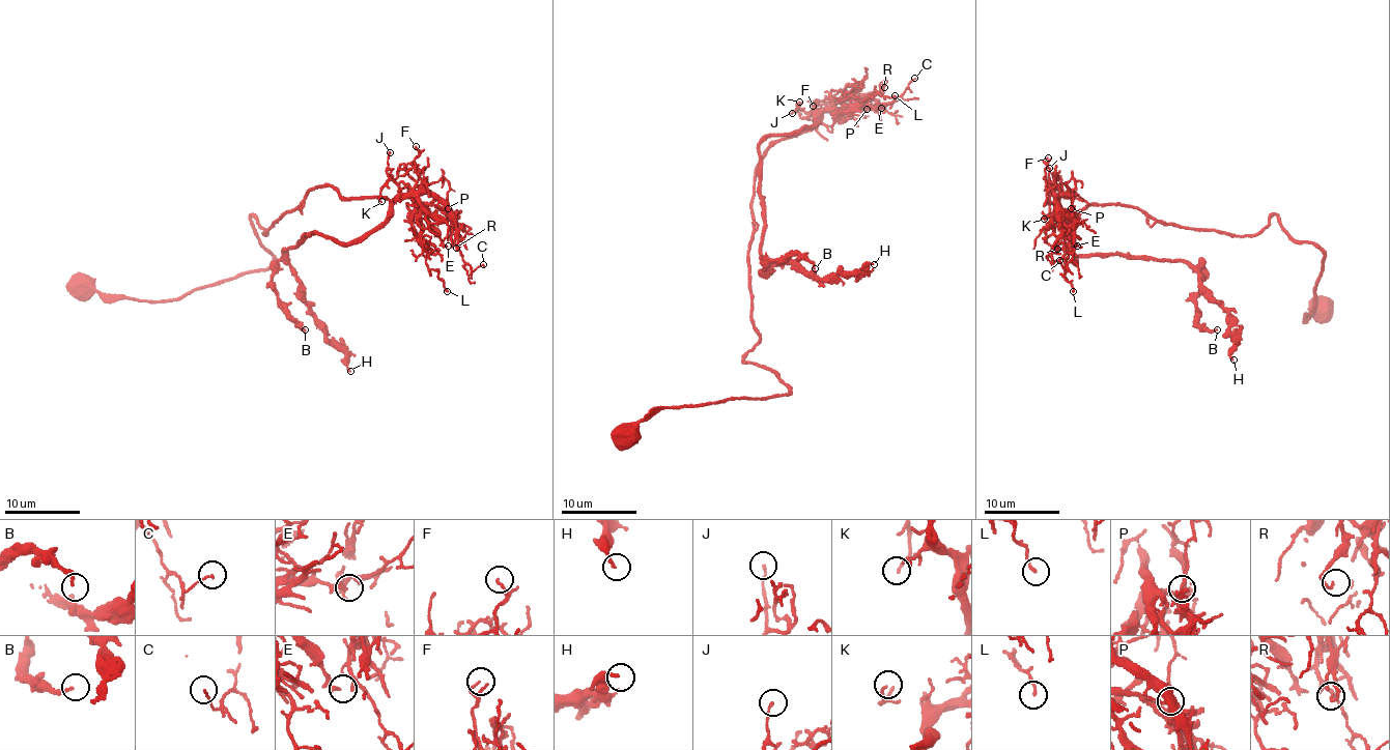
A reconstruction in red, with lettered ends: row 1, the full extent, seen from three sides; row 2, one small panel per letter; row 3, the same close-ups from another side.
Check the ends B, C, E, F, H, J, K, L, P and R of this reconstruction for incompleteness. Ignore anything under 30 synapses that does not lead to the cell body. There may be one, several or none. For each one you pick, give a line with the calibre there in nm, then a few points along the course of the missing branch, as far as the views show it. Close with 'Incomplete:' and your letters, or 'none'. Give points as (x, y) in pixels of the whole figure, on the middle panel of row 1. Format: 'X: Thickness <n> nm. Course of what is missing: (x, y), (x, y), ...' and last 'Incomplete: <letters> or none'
Incomplete: none

